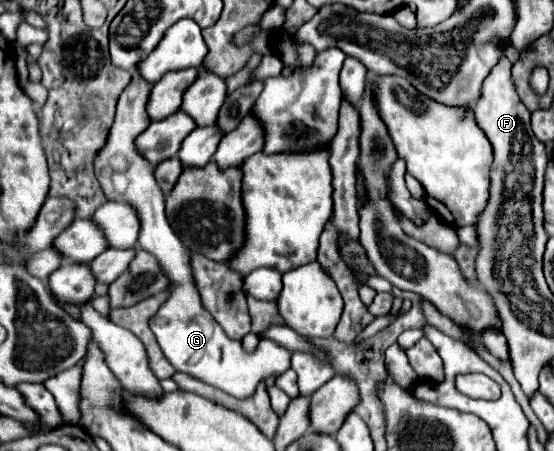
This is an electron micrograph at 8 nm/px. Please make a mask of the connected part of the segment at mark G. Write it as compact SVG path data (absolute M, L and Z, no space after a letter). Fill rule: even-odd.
M135 72L127 88L121 92L117 102L115 124L105 144L107 148L99 150L99 154L95 156L95 176L109 200L127 202L137 210L141 218L141 234L137 244L141 250L157 256L163 272L171 280L169 286L171 296L151 318L151 330L165 358L175 366L177 372L191 374L215 388L221 388L223 392L235 398L247 398L255 392L261 380L283 374L291 364L292 353L267 338L261 338L255 352L245 352L241 342L227 338L227 334L215 322L215 318L203 308L191 276L191 266L189 266L191 252L175 236L165 218L165 196L153 176L155 168L147 164L147 160L143 160L139 152L135 152L135 136L139 136L139 132L145 132L147 124L151 124L151 118L145 108L151 88L153 86L147 84L147 80L139 76L139 72Z

